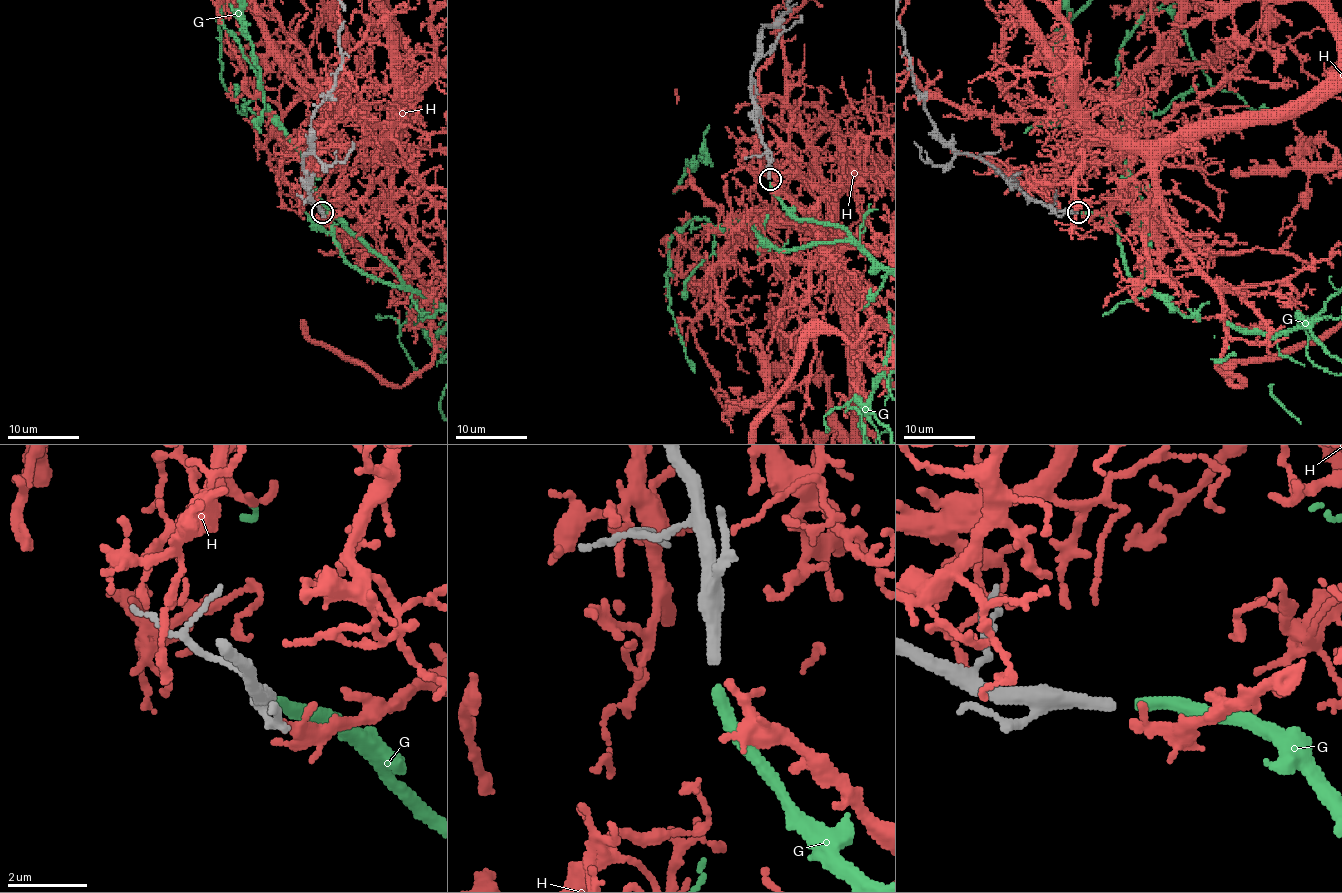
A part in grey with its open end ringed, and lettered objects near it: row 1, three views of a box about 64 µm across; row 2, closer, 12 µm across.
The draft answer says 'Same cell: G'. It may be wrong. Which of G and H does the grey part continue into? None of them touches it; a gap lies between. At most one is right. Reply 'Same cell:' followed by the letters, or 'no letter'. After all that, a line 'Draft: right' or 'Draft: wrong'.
Same cell: G
Draft: right

